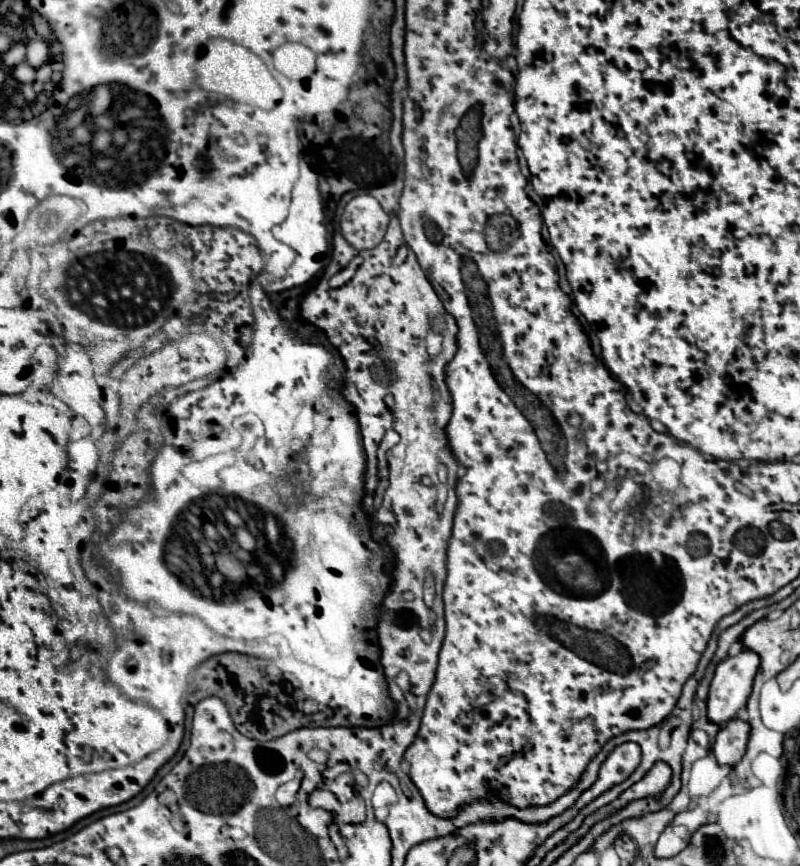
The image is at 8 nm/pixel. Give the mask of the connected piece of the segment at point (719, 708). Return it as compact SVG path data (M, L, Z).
M742 648L736 656L726 656L716 666L708 694L708 718L714 724L722 726L736 718L752 692L758 666L760 656L750 648Z

